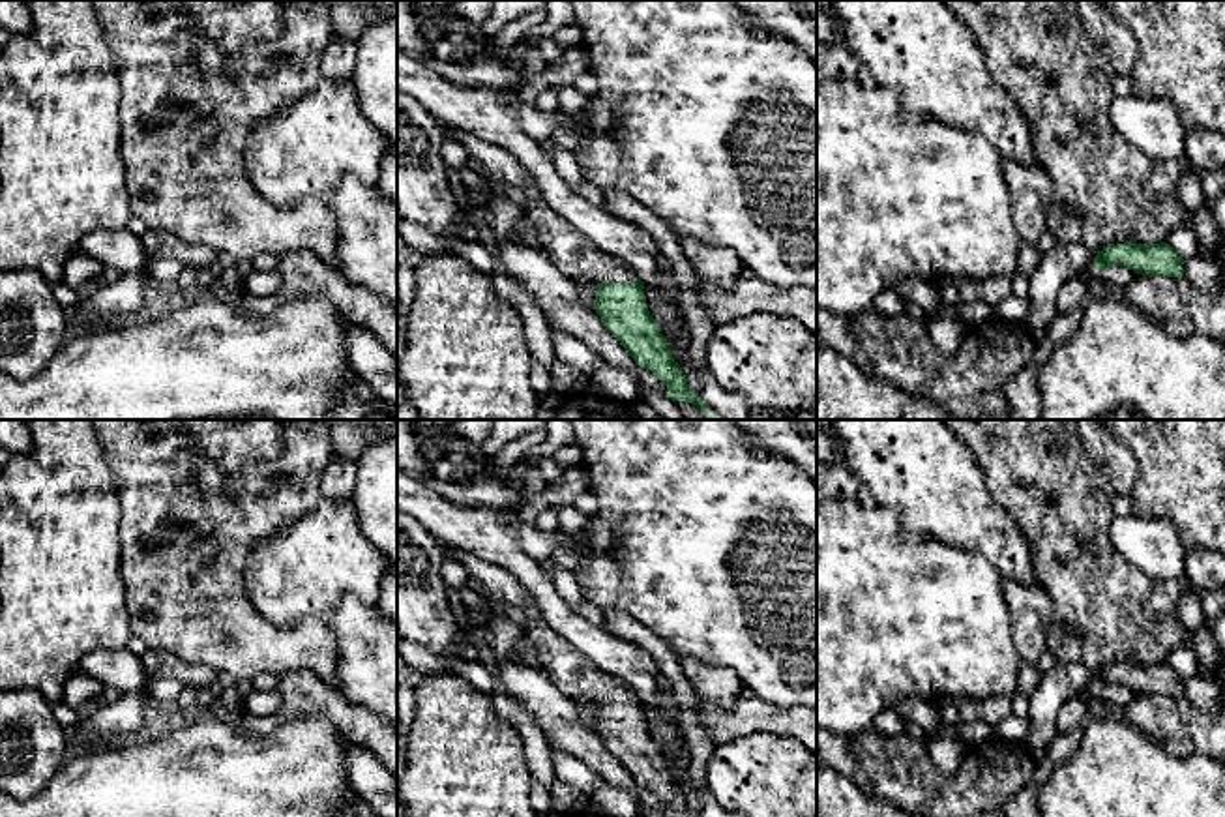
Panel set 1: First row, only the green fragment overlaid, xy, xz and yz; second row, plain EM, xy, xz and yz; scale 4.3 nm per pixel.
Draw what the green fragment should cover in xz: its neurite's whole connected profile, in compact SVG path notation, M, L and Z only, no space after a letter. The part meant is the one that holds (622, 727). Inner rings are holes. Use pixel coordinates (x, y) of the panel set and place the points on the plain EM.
M532 620L524 637L538 654L541 669L562 693L573 701L590 697L598 703L594 729L633 781L652 791L667 806L669 817L697 817L648 731L644 703L635 691L601 671L545 622Z

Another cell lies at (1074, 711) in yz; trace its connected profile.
M1086 690L1073 697L1070 697L1058 716L1056 716L1056 736L1066 735L1068 731L1075 729L1077 725L1086 721L1090 701L1100 693L1101 690Z

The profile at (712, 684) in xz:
M680 656L680 665L699 699L716 705L719 708L731 708L736 697L745 690L744 682L734 671Z

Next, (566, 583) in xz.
M553 562L553 583L560 598L566 600L571 611L579 613L581 605L586 602L581 585L569 570Z

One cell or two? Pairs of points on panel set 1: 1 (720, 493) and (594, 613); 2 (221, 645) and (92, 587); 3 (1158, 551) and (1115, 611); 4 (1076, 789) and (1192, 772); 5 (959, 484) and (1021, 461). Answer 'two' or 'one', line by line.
1: two
2: two
3: two
4: one
5: two

